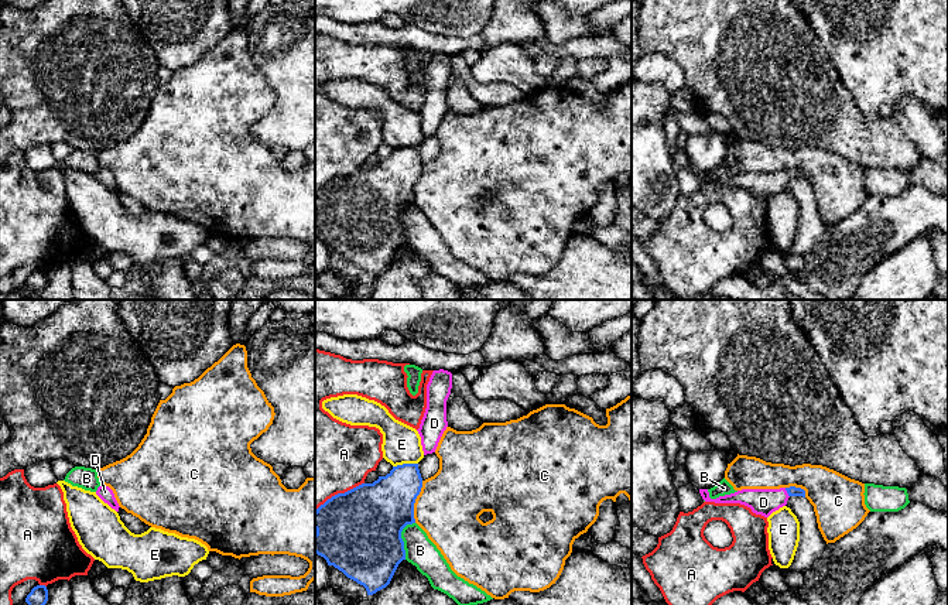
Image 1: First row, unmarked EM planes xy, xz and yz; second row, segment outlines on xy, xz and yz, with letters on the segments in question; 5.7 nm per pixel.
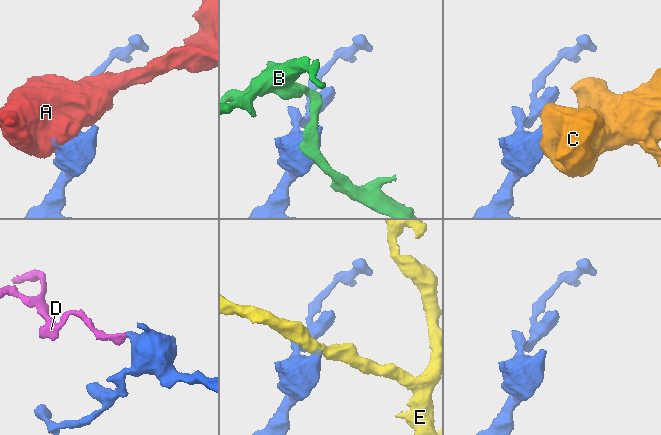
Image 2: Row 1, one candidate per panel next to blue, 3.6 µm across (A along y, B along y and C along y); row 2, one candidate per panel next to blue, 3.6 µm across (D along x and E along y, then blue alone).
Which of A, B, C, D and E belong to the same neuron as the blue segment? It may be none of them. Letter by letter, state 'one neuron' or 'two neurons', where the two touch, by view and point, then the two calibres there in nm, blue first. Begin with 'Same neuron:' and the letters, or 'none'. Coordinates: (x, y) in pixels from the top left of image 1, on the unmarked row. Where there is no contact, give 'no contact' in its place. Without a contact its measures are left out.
Same neuron: D
A: two neurons; meets blue in xz at (338, 177); 480 nm thick on the blue side, 480 nm on the other
B: two neurons; meets blue in xz at (401, 222); 480 nm thick on the blue side, 170 nm on the other
C: two neurons; meets blue in xz at (414, 185); 360 nm thick on the blue side, 360 nm on the other
D: one neuron; meets blue in yz at (787, 175); 60 nm thick on the blue side, 150 nm on the other
E: two neurons; meets blue in xz at (404, 147); 300 nm thick on the blue side, 220 nm on the other

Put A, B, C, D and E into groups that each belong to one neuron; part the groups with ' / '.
A / B / C / D / E

